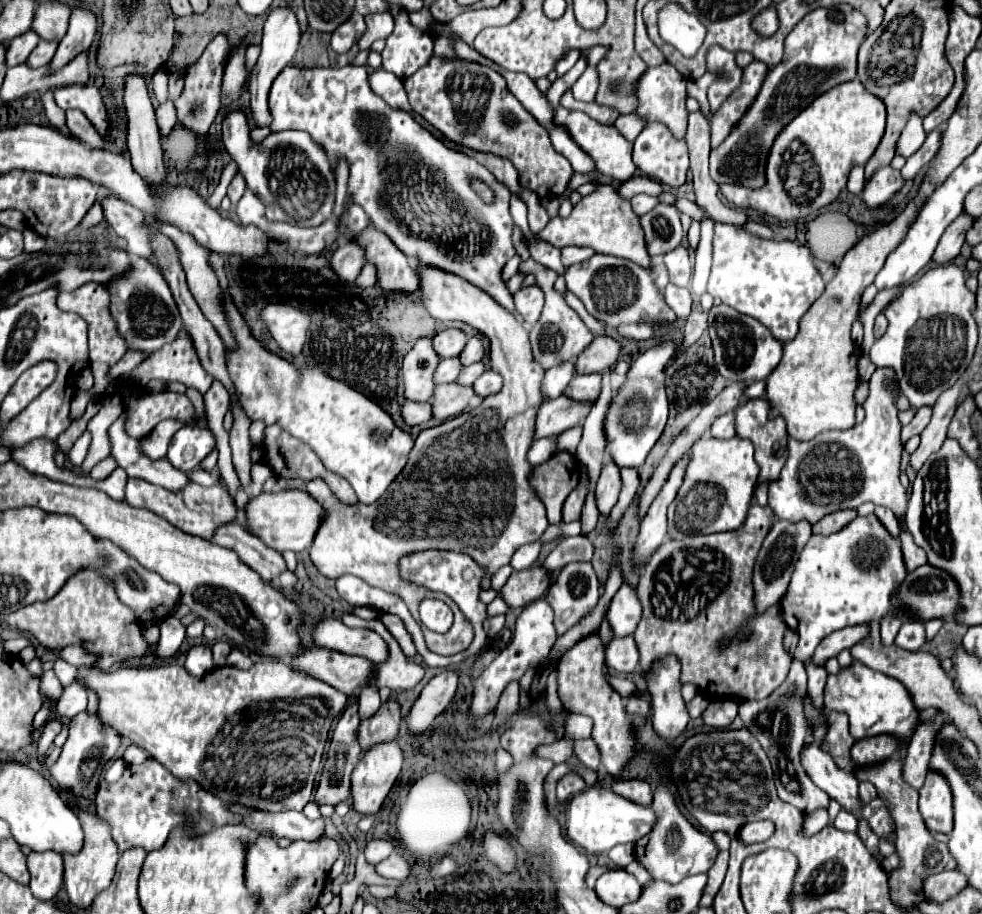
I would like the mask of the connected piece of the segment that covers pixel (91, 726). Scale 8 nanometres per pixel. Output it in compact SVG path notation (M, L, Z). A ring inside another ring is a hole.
M82 711L70 721L70 737L62 747L60 759L50 767L52 779L70 789L74 795L82 795L84 799L94 799L96 787L102 775L102 769L108 761L116 757L116 751L122 743L122 735L114 731L114 727L106 727L96 713Z

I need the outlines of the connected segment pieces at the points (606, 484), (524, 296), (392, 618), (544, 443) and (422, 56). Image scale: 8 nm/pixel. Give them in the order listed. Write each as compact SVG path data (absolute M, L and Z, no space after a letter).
M606 461L600 473L600 479L602 481L596 483L596 507L600 517L608 519L620 493L620 469L612 461Z
M526 287L524 291L514 293L514 305L516 305L516 313L522 317L522 321L528 325L534 325L542 313L544 293L540 287Z
M380 615L380 619L382 619L384 627L386 627L386 629L394 635L394 639L398 641L400 649L404 651L404 655L406 655L406 657L414 657L414 655L416 655L416 647L414 647L414 643L412 643L410 635L408 635L406 629L404 629L404 623L402 623L396 615Z
M550 437L550 439L538 439L538 441L532 443L532 447L528 451L528 463L530 465L540 465L546 459L550 459L550 455L554 455L554 451L556 451L554 437Z
M388 3L388 11L394 17L394 31L388 35L386 47L382 51L382 69L400 79L408 79L414 75L414 71L430 61L434 41L428 33L410 23L408 13L404 13L402 7Z

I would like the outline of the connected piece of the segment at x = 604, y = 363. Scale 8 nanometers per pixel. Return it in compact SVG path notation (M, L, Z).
M608 335L596 337L582 355L576 359L576 373L578 375L590 375L590 373L604 373L606 369L612 369L620 355L620 343Z

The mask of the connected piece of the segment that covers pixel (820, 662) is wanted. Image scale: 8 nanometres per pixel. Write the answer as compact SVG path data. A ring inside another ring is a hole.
M854 625L854 627L846 627L842 631L834 631L826 639L822 639L822 643L816 647L814 655L810 657L810 661L818 667L824 667L828 659L838 657L838 653L842 649L850 649L852 645L856 645L866 635L868 635L866 625Z

